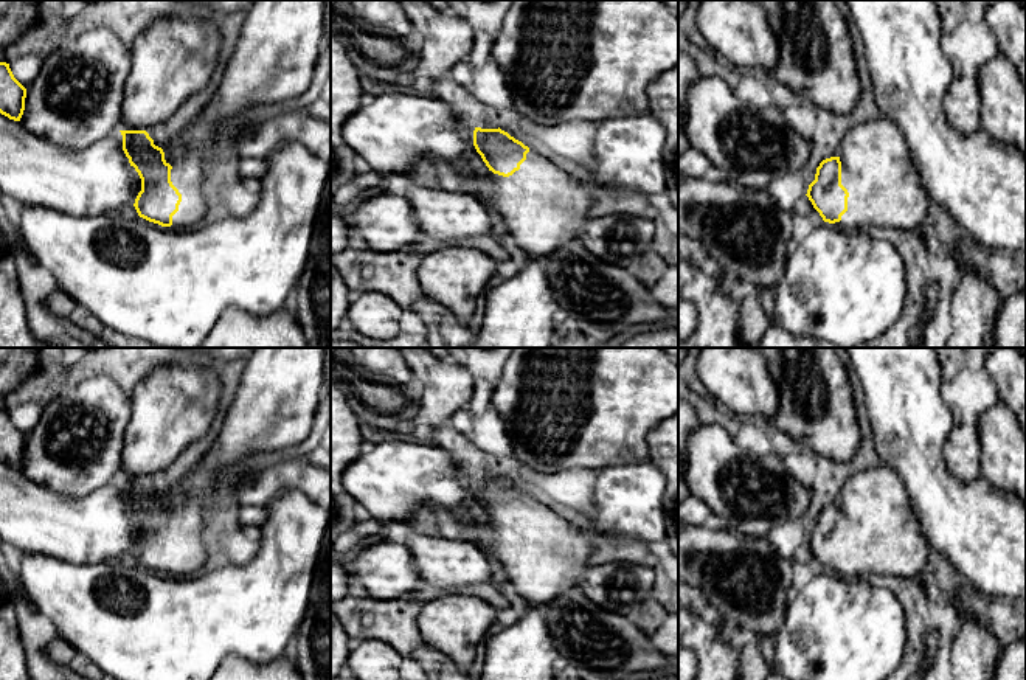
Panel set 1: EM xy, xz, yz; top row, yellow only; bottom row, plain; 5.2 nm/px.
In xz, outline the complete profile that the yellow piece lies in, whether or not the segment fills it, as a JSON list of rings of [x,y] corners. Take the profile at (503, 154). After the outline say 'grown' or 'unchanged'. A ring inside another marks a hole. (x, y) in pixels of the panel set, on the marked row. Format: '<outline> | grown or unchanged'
[[[475,127],[473,146],[489,168],[486,172],[473,172],[428,155],[419,158],[402,175],[419,186],[469,194],[492,206],[497,211],[500,228],[509,231],[517,245],[531,256],[549,255],[568,241],[579,239],[581,228],[590,219],[588,210],[593,205],[590,185],[574,179],[500,127]]] | grown

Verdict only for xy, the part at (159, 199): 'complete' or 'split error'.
split error

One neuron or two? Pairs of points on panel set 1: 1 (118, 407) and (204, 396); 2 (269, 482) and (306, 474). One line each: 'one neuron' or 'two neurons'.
1: two neurons
2: one neuron

